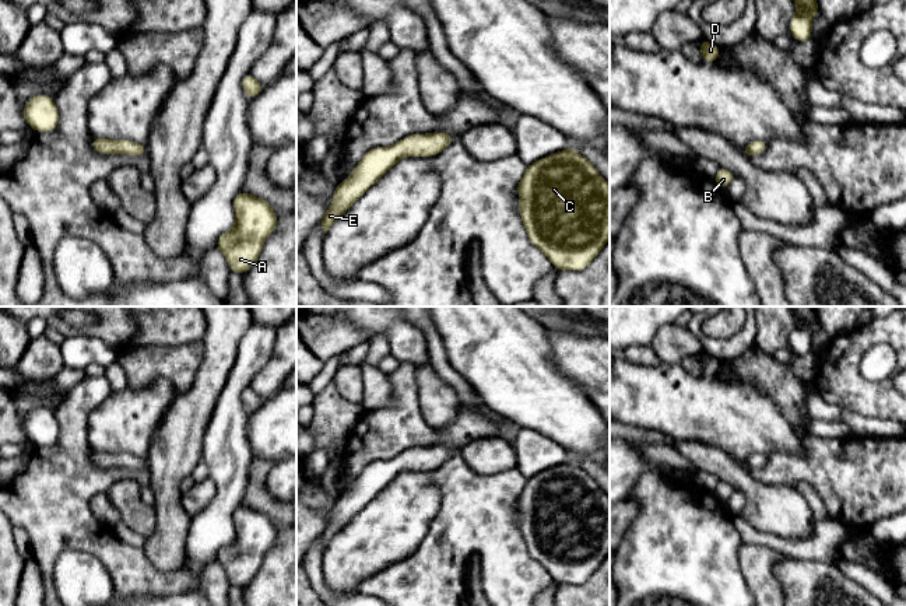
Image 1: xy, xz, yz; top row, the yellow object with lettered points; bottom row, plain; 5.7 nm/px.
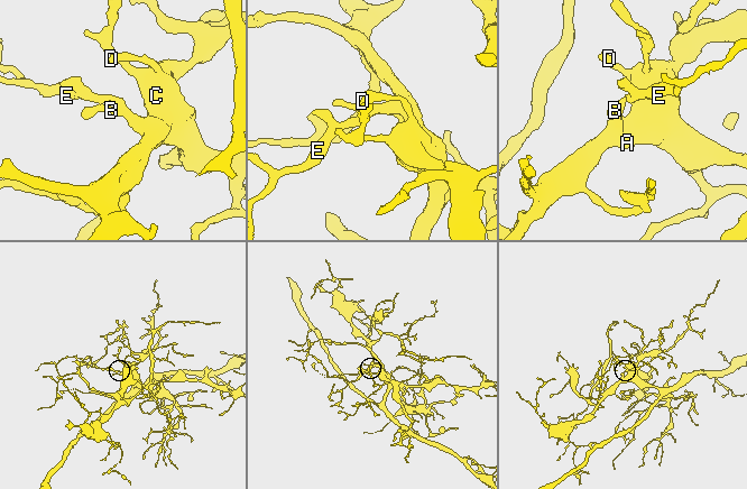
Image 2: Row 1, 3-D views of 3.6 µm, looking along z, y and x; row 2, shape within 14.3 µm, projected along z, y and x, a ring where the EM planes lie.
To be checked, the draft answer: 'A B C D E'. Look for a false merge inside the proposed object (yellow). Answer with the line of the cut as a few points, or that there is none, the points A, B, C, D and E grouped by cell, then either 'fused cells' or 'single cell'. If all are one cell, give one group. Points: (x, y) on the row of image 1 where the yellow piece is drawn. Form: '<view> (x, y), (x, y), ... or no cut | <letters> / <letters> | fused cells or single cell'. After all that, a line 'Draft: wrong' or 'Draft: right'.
no cut | A B C D E | single cell
Draft: right

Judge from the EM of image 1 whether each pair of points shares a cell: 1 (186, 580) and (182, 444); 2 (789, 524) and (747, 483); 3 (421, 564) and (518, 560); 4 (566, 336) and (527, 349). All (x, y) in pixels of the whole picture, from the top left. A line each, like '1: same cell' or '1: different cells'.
1: different cells
2: same cell
3: same cell
4: different cells

